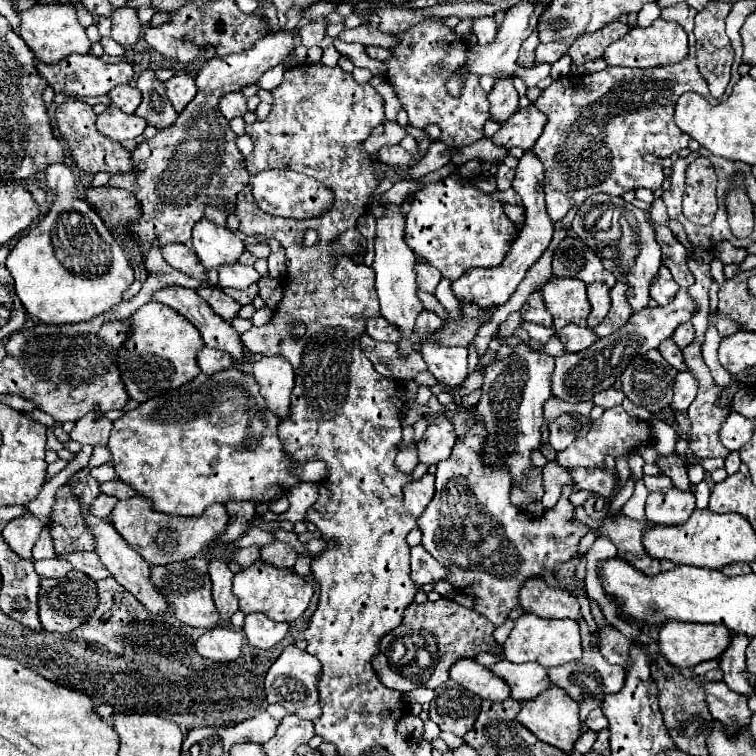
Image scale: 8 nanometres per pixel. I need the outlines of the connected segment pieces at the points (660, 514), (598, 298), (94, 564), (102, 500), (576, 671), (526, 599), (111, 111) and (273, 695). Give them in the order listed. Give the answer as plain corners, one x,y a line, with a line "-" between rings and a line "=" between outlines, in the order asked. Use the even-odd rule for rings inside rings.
659,489
649,493
645,513
647,521
657,525
683,525
695,511
695,495
691,491
=
591,283
587,293
589,293
589,303
591,303
591,313
587,317
587,327
593,329
605,319
605,315
609,311
609,305
611,305
609,287
605,283
=
87,551
87,553
65,553
65,555
55,555
55,557
63,557
77,571
83,571
85,575
91,575
95,581
109,577
107,569
103,569
103,565
99,565
99,561
97,561
99,557
93,551
=
99,495
97,499
95,499
95,503
91,505
91,513
95,513
97,517
103,517
103,519
109,519
109,515
111,515
111,511
113,511
113,507
117,505
117,497
109,497
109,495
=
583,639
583,657
579,661
565,663
565,665
561,665
557,669
551,669
549,679
551,679
551,683
565,689
573,699
579,699
579,717
587,719
589,711
593,711
595,707
601,707
605,695
617,693
623,687
625,671
619,665
607,663
603,659
603,655
597,649
591,649
591,645
587,645
587,639
=
533,577
523,585
519,593
519,603
525,613
539,617
569,617
581,621
581,611
577,599
561,589
551,589
541,577
=
107,107
99,117
97,117
97,129
113,139
113,141
127,141
127,139
137,139
147,123
137,117
137,115
127,115
117,107
=
289,645
277,657
277,661
271,665
271,669
265,675
267,703
279,703
289,713
293,713
293,711
297,711
305,705
315,705
317,699
319,699
317,697
317,687
315,687
315,681
319,679
319,669
321,669
321,663
313,655
307,655
305,651
297,649
295,645

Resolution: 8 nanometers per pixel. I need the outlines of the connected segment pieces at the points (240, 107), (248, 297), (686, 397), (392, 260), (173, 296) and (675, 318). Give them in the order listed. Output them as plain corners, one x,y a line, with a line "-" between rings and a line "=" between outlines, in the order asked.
227,93
219,99
219,109
223,113
225,119
233,119
233,117
243,117
247,113
247,105
245,105
245,97
241,93
=
251,285
251,289
243,289
243,291
237,291
237,289
225,289
225,293
229,297
233,297
239,305
251,305
253,299
257,297
257,285
=
677,373
671,409
685,413
693,401
693,397
695,397
695,379
691,379
689,373
=
385,203
383,205
385,215
377,219
377,235
375,235
375,261
373,269
377,273
377,295
381,303
381,317
387,319
391,325
395,325
401,331
401,339
397,341
397,353
401,359
411,355
415,351
415,345
411,343
409,335
413,333
415,317
423,311
423,305
417,297
417,285
415,285
415,253
405,245
403,241
403,229
405,229
405,217
401,213
399,203
=
163,287
153,293
153,299
169,305
187,317
201,333
207,347
227,351
235,361
243,357
243,345
231,323
223,321
213,309
193,291
185,287
=
679,289
677,297
665,305
665,307
643,307
641,311
633,313
627,325
623,329
611,333
609,337
597,339
591,347
579,351
579,353
565,353
561,357
555,357
555,371
551,375
553,385
553,397
569,403
579,403
593,399
595,393
609,389
623,373
623,369
631,363
631,357
639,353
647,353
649,349
657,349
663,339
669,339
671,333
677,329
677,325
691,319
691,313
695,311
695,303
689,297
687,289

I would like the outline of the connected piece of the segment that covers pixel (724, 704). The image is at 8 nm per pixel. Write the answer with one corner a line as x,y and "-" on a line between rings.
703,679
699,683
707,695
707,707
711,711
711,715
719,721
723,721
729,727
729,733
735,733
739,727
747,725
751,719
751,711
747,707
747,697
739,697
737,693
731,693
731,689
727,689
727,685
721,683
713,683

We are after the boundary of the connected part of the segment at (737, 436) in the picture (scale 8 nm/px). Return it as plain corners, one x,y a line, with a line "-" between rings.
733,411
725,417
721,431
719,431
719,439
723,447
727,447
729,451
737,451
751,439
753,429
755,429
755,423
751,419

